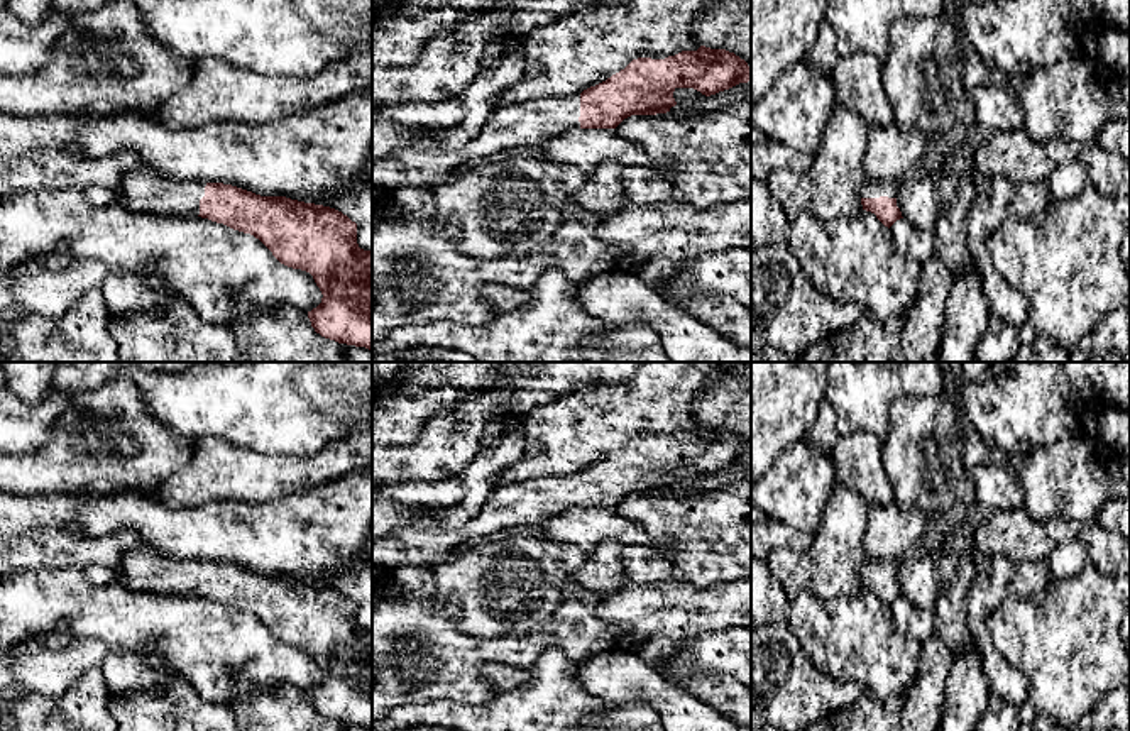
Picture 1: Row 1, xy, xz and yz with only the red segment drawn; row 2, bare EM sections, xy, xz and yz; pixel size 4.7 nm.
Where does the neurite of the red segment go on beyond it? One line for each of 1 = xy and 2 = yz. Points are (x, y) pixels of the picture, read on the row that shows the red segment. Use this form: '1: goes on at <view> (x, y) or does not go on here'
1: goes on at xy (141, 190)
2: goes on at yz (870, 188)

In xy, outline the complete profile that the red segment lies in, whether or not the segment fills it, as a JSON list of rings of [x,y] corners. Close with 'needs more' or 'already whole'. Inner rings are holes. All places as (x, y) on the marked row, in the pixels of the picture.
[[[144,166],[130,169],[113,195],[120,206],[134,212],[201,217],[254,235],[281,264],[313,276],[323,294],[321,303],[308,311],[316,333],[372,352],[372,250],[359,247],[357,223],[342,212],[286,196],[261,196],[223,183],[167,179]]]; needs more

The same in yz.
[[[864,181],[859,190],[863,210],[871,212],[885,225],[891,227],[903,218],[897,206],[897,184],[888,181]]]; needs more

